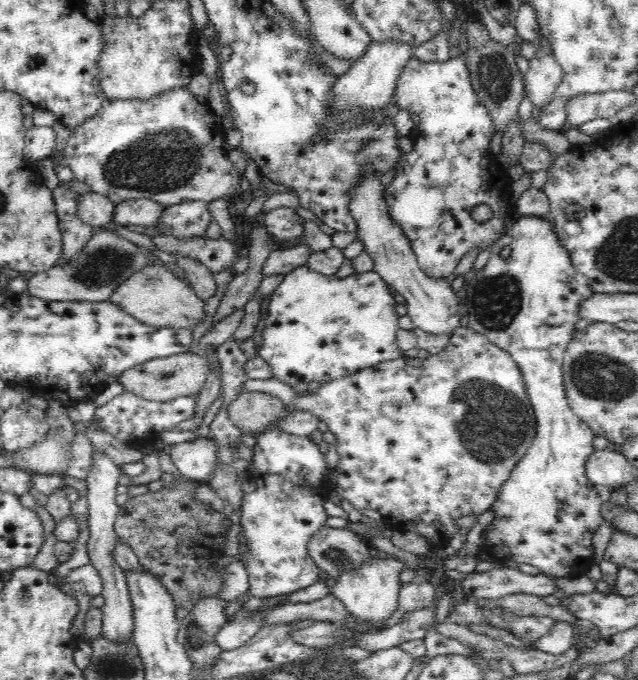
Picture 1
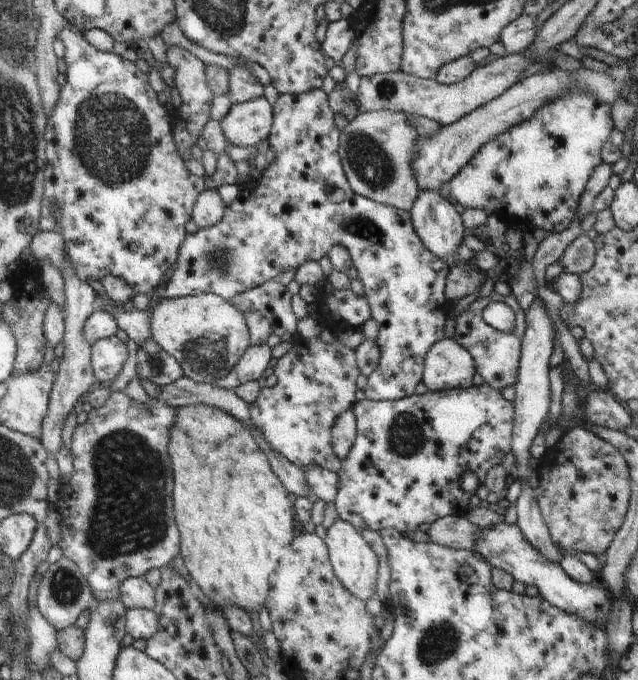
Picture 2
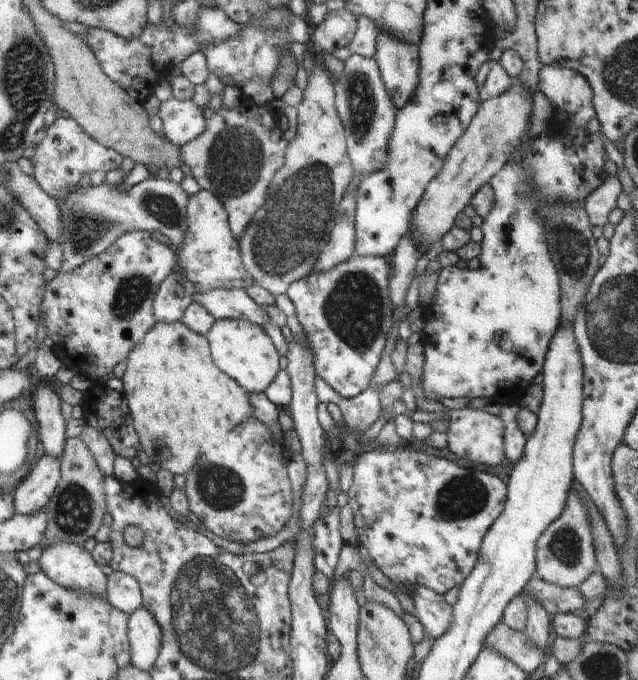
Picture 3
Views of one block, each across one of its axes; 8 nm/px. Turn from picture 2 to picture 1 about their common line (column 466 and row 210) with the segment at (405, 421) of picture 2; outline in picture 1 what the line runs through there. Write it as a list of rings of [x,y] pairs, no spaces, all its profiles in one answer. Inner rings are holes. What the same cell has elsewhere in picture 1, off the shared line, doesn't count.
[[[468,48],[467,51],[460,51],[456,57],[449,58],[446,62],[424,62],[413,56],[408,60],[408,64],[404,66],[404,70],[402,70],[402,74],[400,74],[400,78],[398,78],[398,82],[396,82],[395,94],[391,101],[392,103],[396,103],[400,109],[407,109],[410,113],[417,113],[420,120],[419,124],[414,126],[412,134],[413,149],[409,153],[403,154],[402,158],[400,158],[400,162],[398,162],[398,166],[395,168],[396,174],[385,190],[385,201],[387,202],[392,220],[401,226],[403,233],[410,239],[420,268],[426,275],[430,275],[430,277],[434,278],[446,278],[452,274],[456,266],[458,266],[458,262],[460,262],[462,256],[464,256],[470,248],[479,247],[482,248],[481,250],[492,248],[500,234],[504,232],[505,218],[510,217],[512,215],[512,210],[514,209],[513,205],[508,207],[504,205],[504,200],[509,197],[513,179],[508,174],[508,169],[503,168],[501,163],[498,162],[497,156],[491,155],[486,151],[488,144],[490,144],[490,140],[492,140],[492,136],[496,132],[494,132],[493,120],[489,115],[488,109],[480,103],[477,93],[470,82],[470,71],[468,71],[468,63],[466,63],[466,60],[468,60],[467,54],[470,51],[470,48]],[[478,204],[488,204],[493,211],[493,217],[485,223],[477,223],[472,219],[472,215],[470,215],[472,209],[476,208]]]

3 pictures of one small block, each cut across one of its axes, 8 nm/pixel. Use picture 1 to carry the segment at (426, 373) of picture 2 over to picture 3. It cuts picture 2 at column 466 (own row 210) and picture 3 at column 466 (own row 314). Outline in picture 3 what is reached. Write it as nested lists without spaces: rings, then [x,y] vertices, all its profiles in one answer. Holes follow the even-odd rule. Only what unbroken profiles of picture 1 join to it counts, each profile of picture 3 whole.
[[[465,407],[459,410],[450,410],[448,424],[448,449],[460,458],[466,458],[470,462],[486,464],[486,466],[498,466],[506,462],[504,454],[504,422],[494,414],[488,414],[484,410]]]

